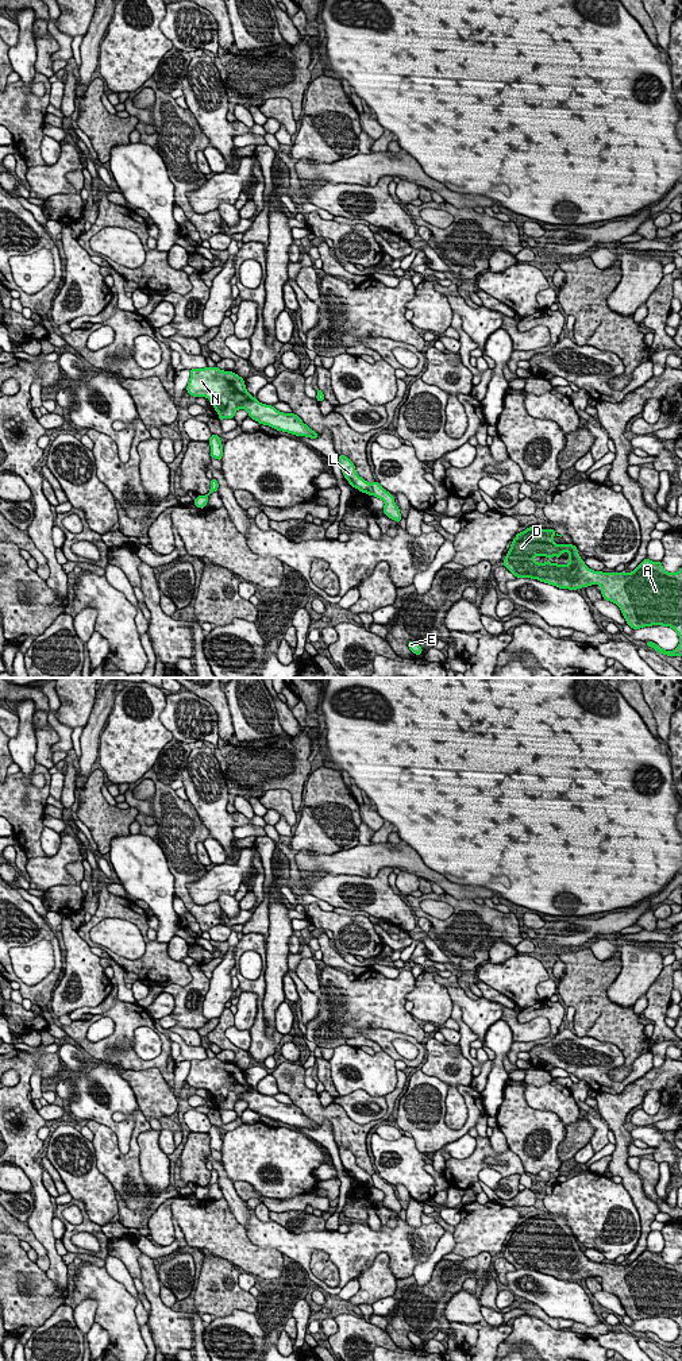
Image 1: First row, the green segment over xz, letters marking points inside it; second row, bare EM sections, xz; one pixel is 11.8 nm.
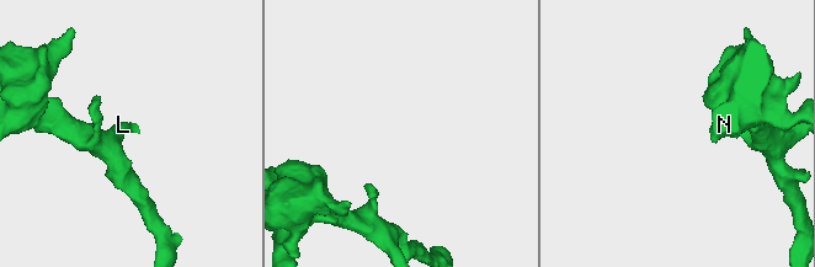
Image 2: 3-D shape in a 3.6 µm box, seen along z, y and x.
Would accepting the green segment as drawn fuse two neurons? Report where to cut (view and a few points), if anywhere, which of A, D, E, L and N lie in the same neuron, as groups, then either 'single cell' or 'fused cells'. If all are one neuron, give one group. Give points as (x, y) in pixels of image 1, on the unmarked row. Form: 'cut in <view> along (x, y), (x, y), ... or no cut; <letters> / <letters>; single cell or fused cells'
cut in xz along (370, 1175), (373, 1186); A D E / L N; fused cells

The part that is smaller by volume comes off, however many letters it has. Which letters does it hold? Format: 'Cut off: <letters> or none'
Cut off: L, N

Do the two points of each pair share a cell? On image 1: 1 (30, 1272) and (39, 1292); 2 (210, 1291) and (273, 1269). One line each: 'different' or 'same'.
1: same
2: different

